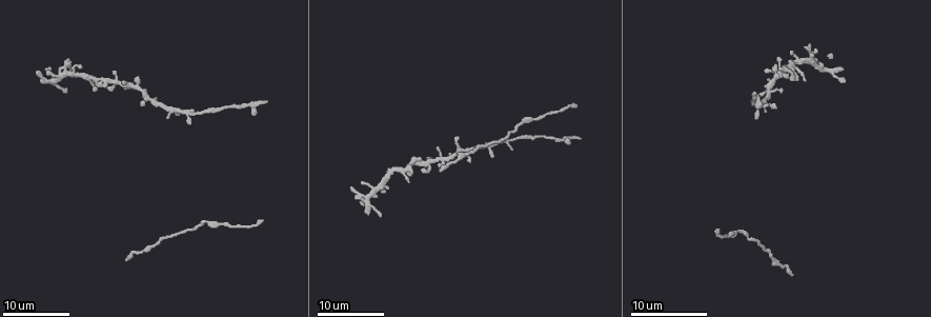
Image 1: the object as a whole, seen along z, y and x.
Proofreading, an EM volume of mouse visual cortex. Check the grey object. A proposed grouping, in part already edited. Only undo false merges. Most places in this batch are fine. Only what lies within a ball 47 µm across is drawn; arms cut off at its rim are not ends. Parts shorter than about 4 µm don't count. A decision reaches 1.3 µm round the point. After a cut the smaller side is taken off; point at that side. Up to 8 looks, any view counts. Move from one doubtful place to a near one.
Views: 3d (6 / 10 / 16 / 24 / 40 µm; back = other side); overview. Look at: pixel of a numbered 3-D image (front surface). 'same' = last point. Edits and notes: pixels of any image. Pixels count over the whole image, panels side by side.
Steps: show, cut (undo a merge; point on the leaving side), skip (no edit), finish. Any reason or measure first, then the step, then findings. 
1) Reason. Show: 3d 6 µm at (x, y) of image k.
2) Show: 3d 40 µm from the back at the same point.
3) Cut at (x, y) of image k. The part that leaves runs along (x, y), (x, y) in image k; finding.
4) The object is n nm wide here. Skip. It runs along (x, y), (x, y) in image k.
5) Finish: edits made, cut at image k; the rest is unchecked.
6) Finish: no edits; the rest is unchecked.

Show: 3d 16 µm at (201, 222) of image 1.

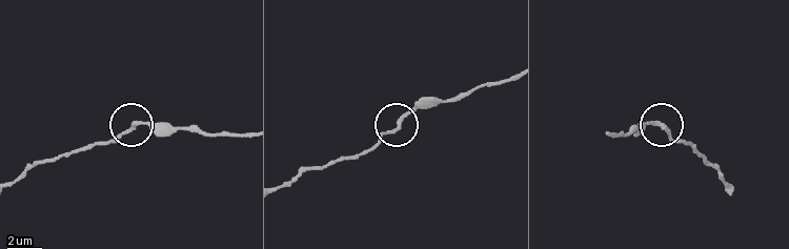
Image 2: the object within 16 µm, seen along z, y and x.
Closer look. Show: 3d 10 µm at (663, 129) of image 2.

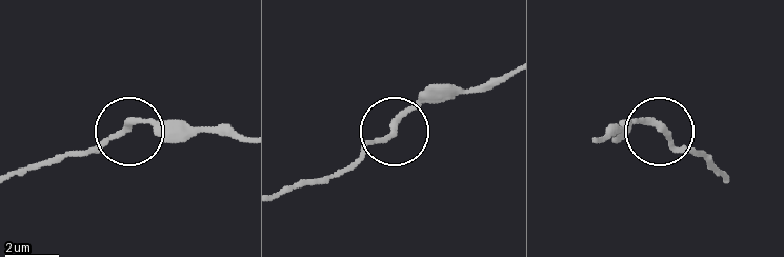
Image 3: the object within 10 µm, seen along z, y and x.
Skip. All the same neuron.

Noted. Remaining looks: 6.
A narrow waist. Show: 3d 16 µm at (99, 79) of image 1.

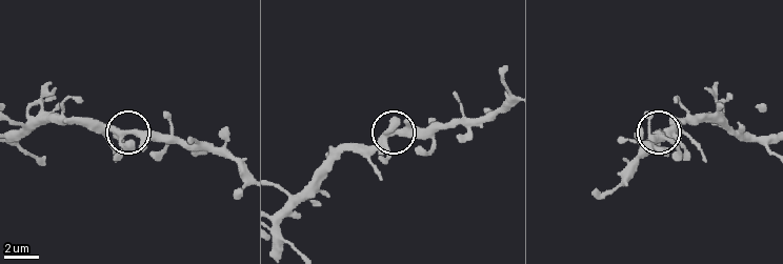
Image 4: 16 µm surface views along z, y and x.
Show: 3d 10 µm at (127, 132) of image 4.

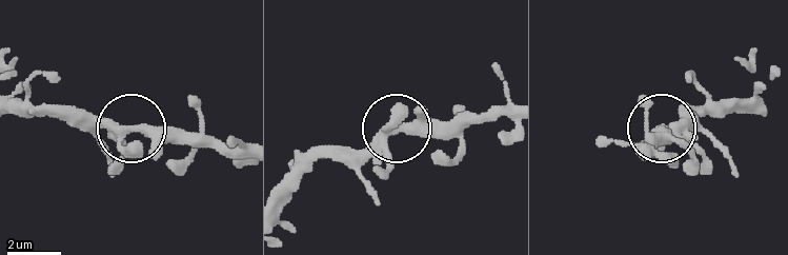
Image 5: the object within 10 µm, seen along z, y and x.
Skip. Continuous, no second neuron.

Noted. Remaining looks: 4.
Four arms meet. Show: 3d 16 µm at (467, 150) of image 1.

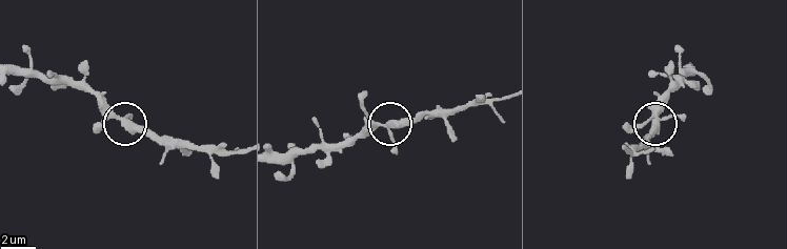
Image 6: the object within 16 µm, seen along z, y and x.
Show: 3d 6 µm at (657, 120) of image 6.

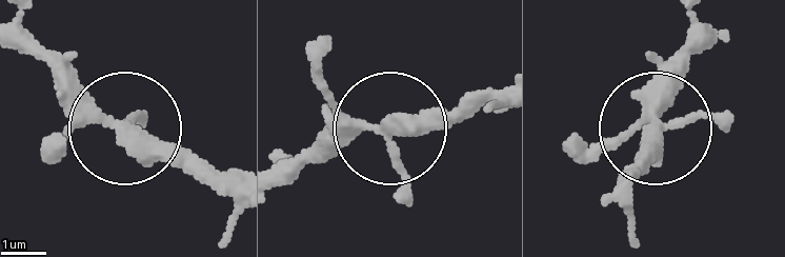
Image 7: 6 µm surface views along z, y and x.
Skip. It runs along (233, 197), (131, 141), (43, 54) in image 7; one neuron here.

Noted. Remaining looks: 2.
Calibre changes. Show: 3d 16 µm at (482, 146) of image 1.

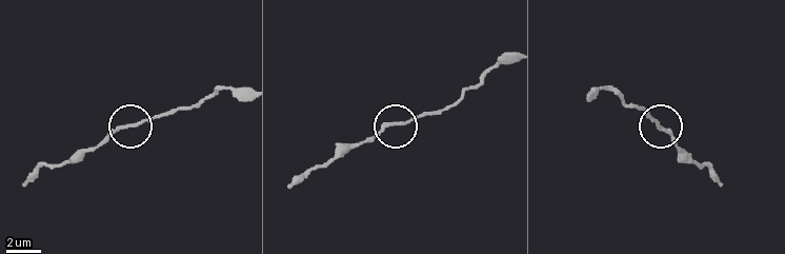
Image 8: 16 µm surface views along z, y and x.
Show: 3d 10 µm at (397, 121) of image 8.

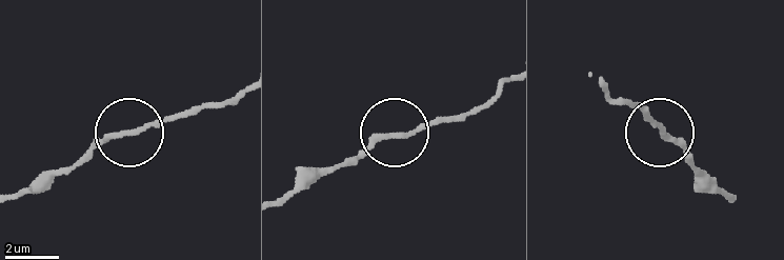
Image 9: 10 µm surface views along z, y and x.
Skip. One neuron here.

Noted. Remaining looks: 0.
Finish: no edits; the rest is unchecked.

